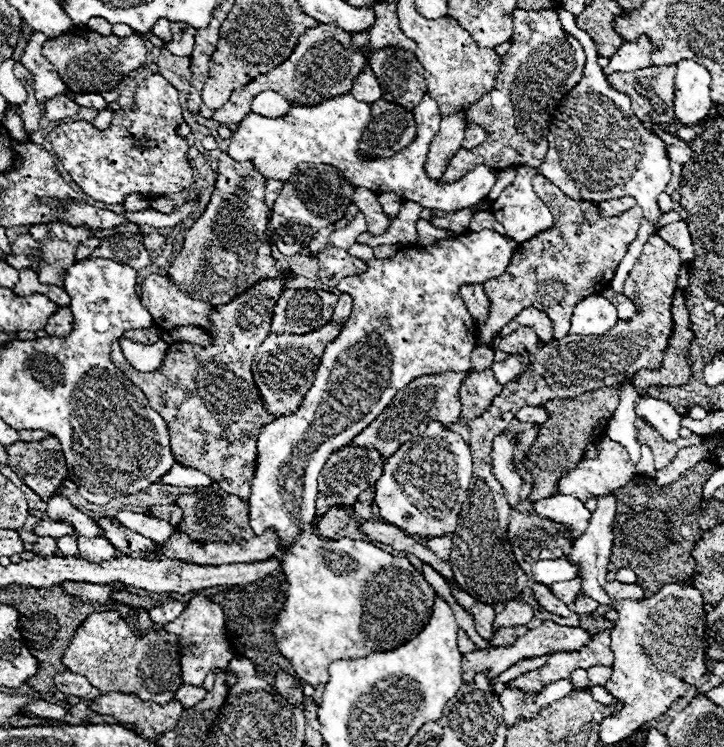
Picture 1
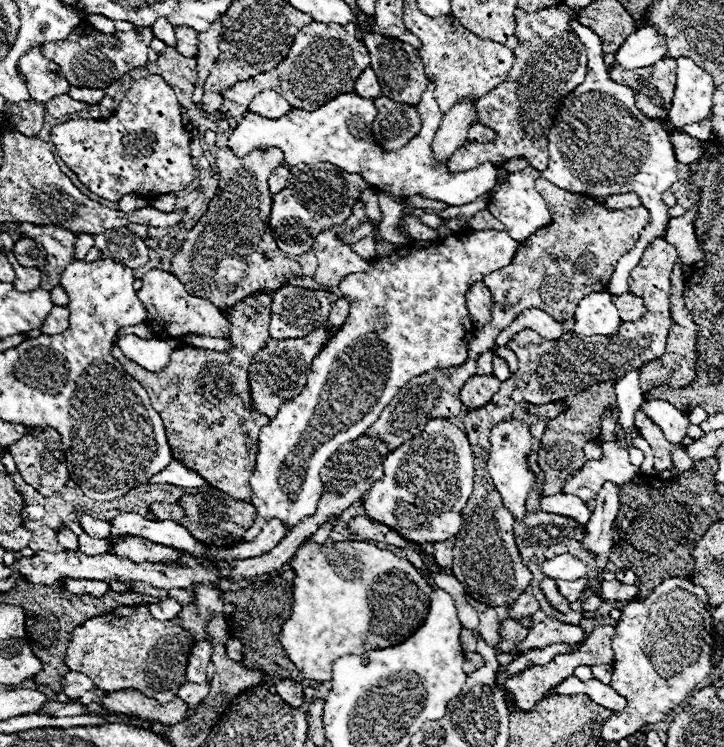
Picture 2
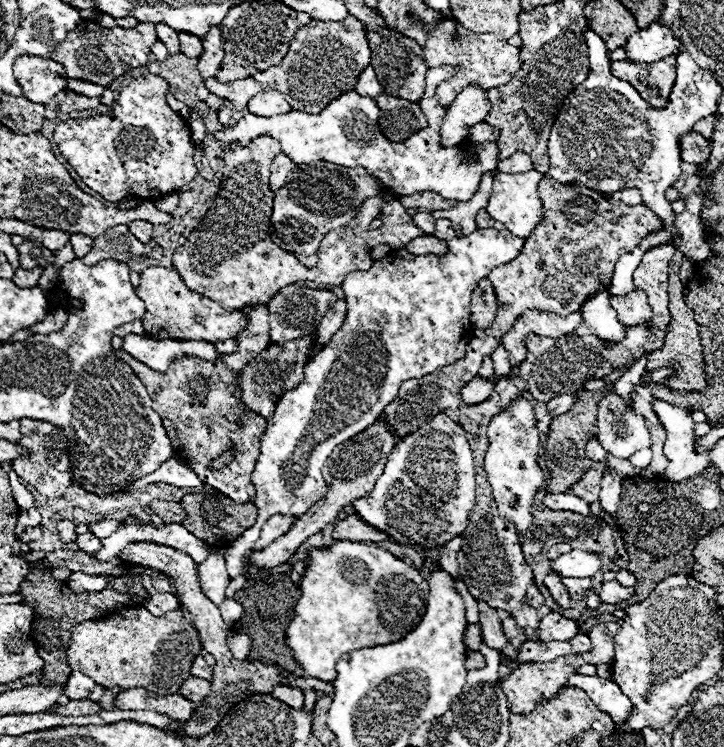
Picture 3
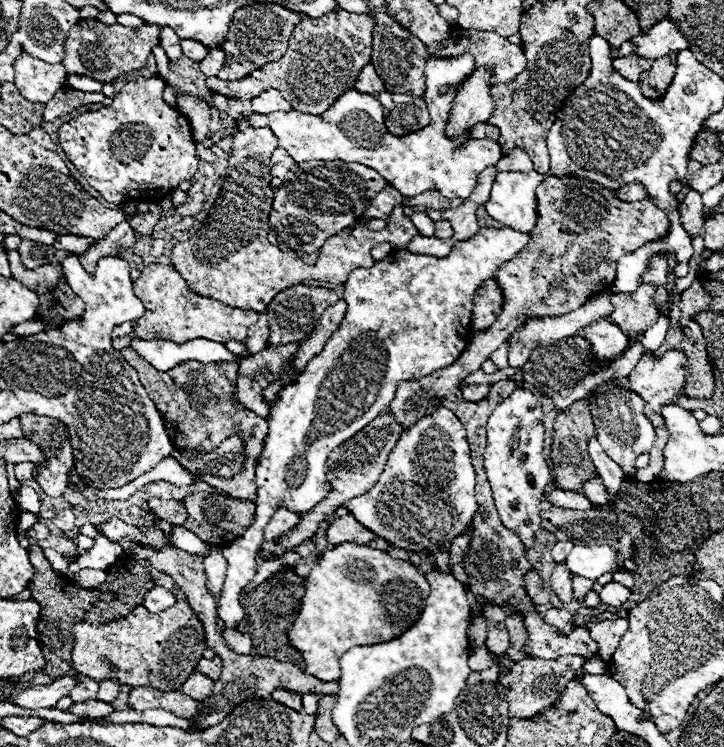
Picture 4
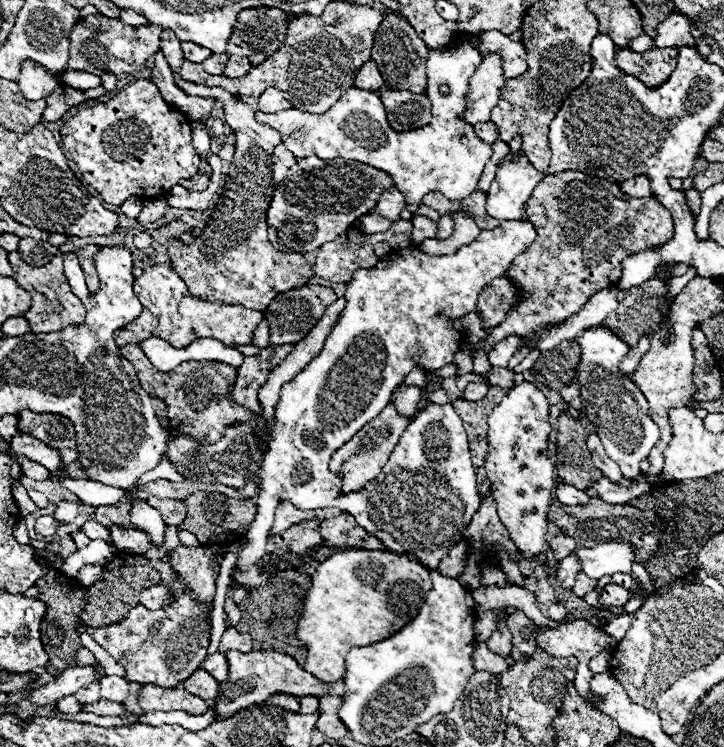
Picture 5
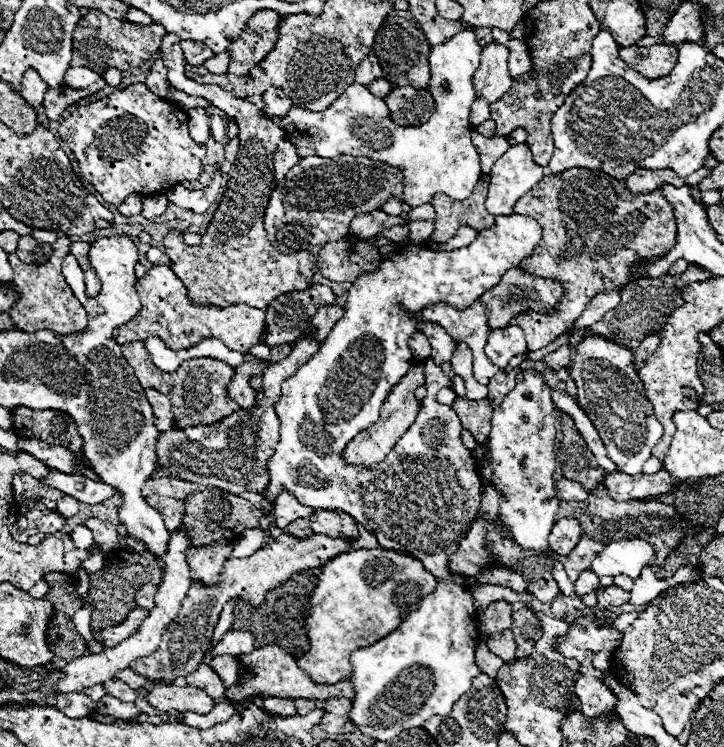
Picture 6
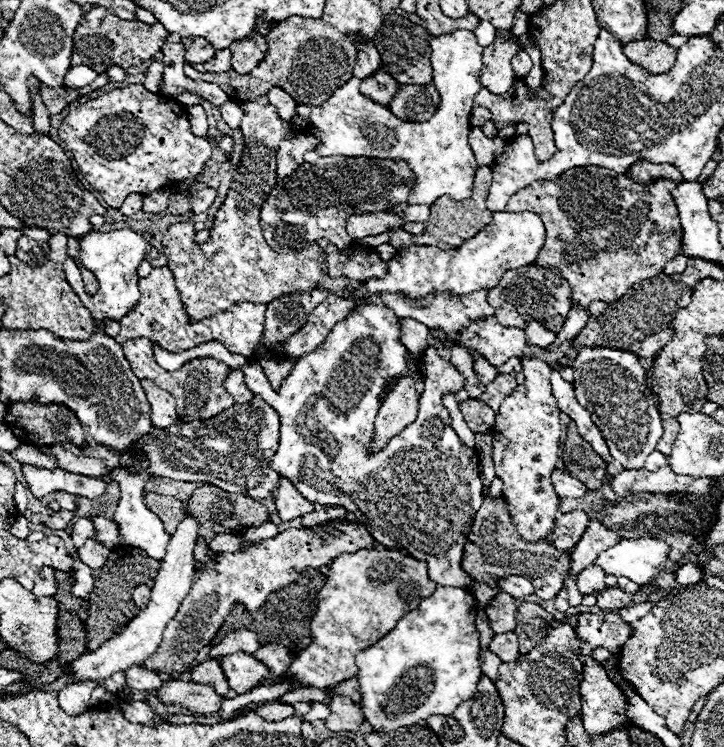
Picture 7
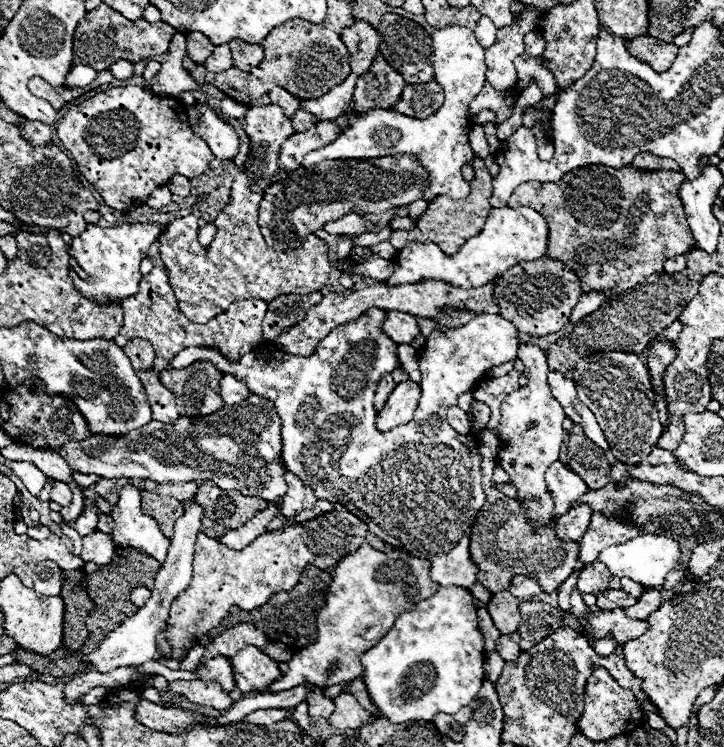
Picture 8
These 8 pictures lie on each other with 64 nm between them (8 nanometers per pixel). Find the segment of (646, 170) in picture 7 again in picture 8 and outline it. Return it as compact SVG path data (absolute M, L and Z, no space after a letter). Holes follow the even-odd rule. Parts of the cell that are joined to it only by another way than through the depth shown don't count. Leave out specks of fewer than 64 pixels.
M648 154L636 156L632 166L638 168L638 170L672 170L672 172L680 172L680 166L674 160L660 160L658 156L648 156Z

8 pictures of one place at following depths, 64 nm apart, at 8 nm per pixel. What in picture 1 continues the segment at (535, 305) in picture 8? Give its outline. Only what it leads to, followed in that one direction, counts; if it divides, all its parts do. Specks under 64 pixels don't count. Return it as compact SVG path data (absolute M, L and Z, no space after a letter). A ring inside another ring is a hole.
M464 284L460 288L460 296L462 296L468 312L472 312L472 318L476 320L476 324L484 324L488 318L490 300L486 298L482 284Z

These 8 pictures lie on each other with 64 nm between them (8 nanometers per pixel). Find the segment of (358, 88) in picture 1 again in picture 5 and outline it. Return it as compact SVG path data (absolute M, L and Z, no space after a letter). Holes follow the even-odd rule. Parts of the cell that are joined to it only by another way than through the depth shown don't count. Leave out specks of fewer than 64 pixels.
M368 60L368 64L362 64L362 68L358 70L358 74L354 78L354 86L362 88L362 90L372 90L374 92L382 84L384 84L384 80L382 80L382 76L380 76L380 72L378 72L378 68L372 60Z

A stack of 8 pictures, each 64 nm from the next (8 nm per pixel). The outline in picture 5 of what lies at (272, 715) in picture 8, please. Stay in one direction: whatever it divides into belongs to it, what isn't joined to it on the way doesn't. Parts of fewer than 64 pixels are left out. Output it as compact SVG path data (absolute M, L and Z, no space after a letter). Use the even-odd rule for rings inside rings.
M274 694L268 702L276 704L278 708L288 708L288 712L300 712L300 700L290 694Z

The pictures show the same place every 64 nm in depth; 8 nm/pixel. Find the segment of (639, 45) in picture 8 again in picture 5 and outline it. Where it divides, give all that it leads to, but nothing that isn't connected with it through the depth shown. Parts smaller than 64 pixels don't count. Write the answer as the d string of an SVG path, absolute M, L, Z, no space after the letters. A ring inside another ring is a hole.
M628 48L618 50L616 56L616 66L630 74L636 76L644 86L656 88L662 86L670 78L670 74L676 68L676 48L664 48L664 50L646 50L646 52L632 52Z

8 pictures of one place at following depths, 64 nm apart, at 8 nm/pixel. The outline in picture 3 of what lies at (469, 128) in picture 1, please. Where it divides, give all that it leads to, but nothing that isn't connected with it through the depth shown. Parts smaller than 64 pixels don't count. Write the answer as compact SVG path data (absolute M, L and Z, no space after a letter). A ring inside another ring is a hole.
M480 122L480 124L474 124L470 130L468 130L468 140L470 142L476 142L476 144L482 144L482 142L496 142L498 140L498 130Z

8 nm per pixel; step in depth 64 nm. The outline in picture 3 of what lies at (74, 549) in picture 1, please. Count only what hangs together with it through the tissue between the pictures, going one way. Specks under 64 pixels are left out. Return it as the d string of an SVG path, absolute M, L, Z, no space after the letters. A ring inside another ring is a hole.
M64 520L64 522L58 522L58 536L64 544L72 544L76 542L76 532L74 532L74 522L70 520Z

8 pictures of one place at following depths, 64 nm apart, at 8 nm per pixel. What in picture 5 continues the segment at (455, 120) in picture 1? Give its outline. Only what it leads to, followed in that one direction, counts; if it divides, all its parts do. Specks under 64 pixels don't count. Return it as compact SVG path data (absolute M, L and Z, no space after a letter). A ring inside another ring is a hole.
M496 54L484 56L482 64L476 68L468 82L468 94L466 94L466 114L460 118L466 124L480 124L490 120L490 112L498 102L498 92L504 86L502 66L500 58Z

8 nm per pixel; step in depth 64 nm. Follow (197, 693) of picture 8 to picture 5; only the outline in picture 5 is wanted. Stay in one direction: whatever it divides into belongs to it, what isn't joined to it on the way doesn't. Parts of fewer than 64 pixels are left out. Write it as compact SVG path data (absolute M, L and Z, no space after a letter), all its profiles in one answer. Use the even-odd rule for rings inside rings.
M142 686L138 692L138 704L142 710L182 710L188 714L204 714L208 704L178 688L160 688L160 686Z

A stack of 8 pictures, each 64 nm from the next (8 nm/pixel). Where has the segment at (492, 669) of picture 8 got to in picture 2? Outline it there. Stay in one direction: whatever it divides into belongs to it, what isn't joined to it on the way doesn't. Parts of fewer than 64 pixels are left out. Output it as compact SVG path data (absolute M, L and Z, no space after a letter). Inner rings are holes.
M468 652L468 654L466 654L466 660L464 660L464 670L466 670L466 674L470 674L470 672L482 668L482 666L484 666L484 658L482 658L478 652Z

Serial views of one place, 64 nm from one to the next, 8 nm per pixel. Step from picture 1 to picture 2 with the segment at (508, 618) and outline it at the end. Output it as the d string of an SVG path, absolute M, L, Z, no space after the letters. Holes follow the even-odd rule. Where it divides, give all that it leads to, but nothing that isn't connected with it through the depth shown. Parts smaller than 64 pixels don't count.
M524 592L524 594L512 604L512 608L508 608L508 614L506 614L506 616L508 616L510 620L520 622L522 618L530 618L536 610L538 610L536 598L534 598L530 592Z

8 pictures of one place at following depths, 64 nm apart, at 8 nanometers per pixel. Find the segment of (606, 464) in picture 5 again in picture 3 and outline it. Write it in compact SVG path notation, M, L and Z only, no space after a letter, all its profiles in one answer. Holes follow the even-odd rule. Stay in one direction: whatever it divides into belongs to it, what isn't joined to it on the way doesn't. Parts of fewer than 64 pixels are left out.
M590 440L586 444L586 454L590 460L604 460L606 458L606 450L602 448L602 444L598 440ZM606 474L602 480L602 490L600 490L600 506L604 514L614 516L620 504L621 479L616 474Z

